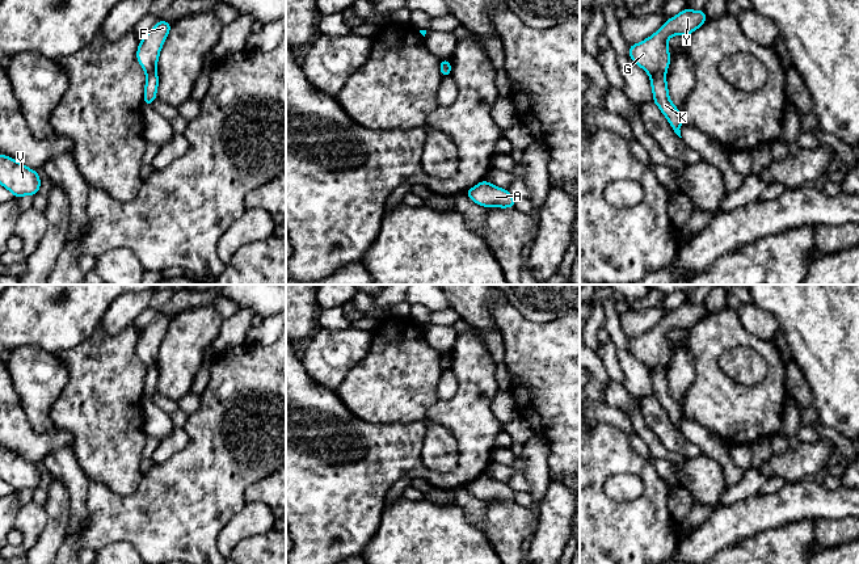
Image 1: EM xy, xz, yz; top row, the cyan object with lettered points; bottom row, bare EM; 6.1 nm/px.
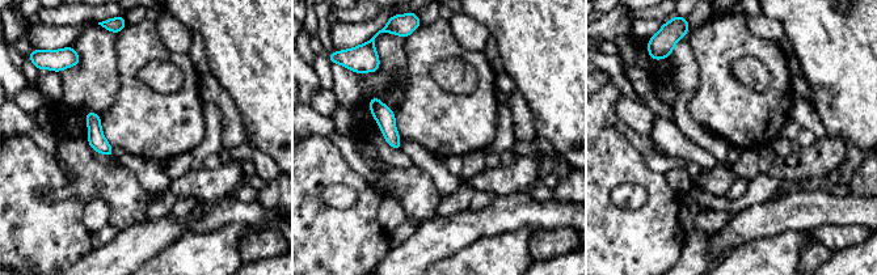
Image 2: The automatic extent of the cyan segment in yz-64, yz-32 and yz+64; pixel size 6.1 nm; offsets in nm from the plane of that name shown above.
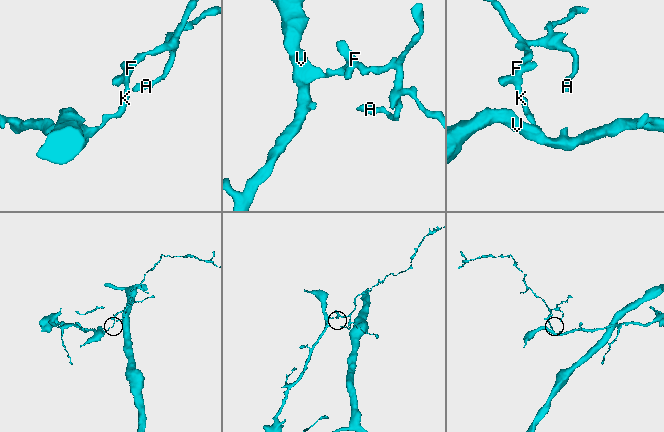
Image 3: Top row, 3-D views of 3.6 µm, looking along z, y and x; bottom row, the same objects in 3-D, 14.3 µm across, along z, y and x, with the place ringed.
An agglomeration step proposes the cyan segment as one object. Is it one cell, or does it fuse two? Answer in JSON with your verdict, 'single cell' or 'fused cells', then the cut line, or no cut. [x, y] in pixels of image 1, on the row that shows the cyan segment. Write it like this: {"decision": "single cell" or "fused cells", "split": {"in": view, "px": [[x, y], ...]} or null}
{"decision": "fused cells", "split": {"in": "yz", "px": [[664, 71], [649, 75]]}}

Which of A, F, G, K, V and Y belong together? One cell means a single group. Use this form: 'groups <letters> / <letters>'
groups A F G Y / K V

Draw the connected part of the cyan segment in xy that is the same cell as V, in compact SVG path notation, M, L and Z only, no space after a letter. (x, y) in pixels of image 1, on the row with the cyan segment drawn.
M0 153L0 185L18 198L38 194L41 180L37 171Z

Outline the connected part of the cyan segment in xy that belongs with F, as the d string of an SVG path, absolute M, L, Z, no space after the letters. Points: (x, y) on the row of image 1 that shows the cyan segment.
M160 20L142 39L136 50L136 60L146 73L156 71L160 50L169 34L172 24Z

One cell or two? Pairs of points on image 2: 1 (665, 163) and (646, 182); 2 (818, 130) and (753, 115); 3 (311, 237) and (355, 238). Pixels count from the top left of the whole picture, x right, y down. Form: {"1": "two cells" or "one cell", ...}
{"1": "two cells", "2": "two cells", "3": "one cell"}

